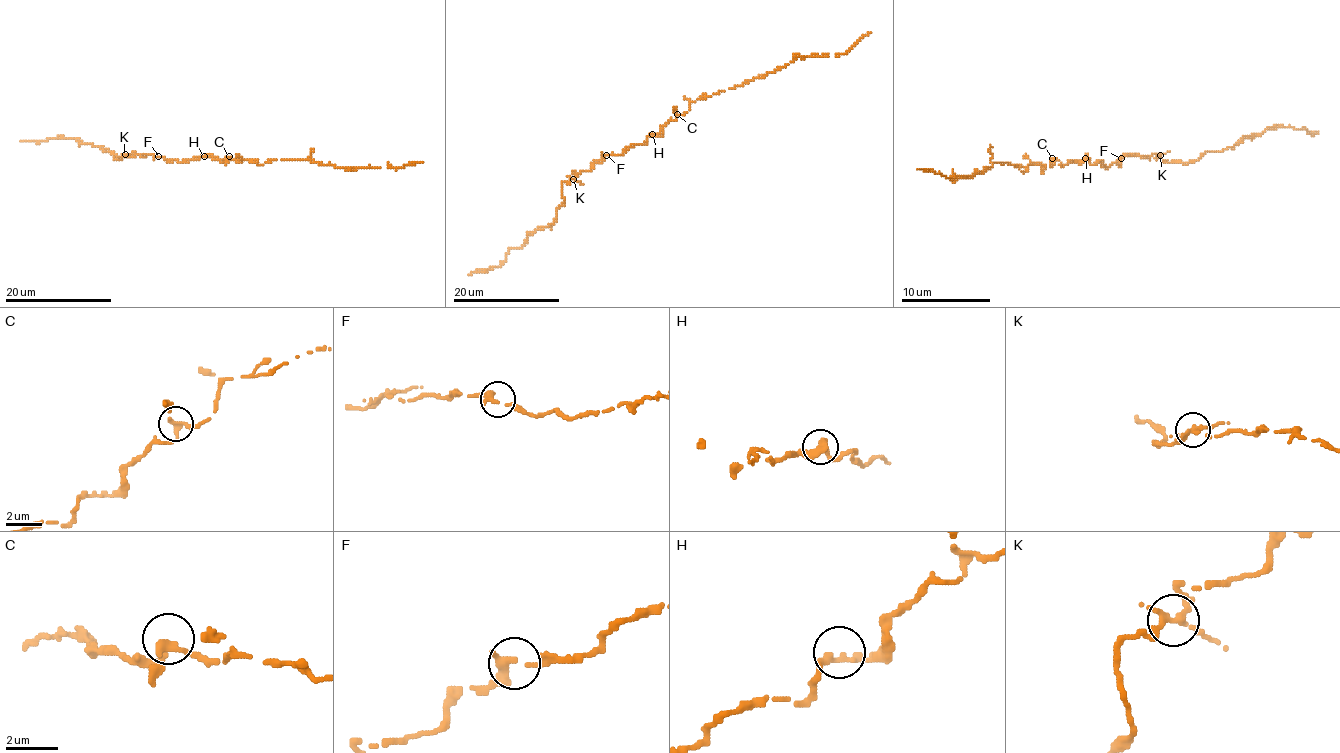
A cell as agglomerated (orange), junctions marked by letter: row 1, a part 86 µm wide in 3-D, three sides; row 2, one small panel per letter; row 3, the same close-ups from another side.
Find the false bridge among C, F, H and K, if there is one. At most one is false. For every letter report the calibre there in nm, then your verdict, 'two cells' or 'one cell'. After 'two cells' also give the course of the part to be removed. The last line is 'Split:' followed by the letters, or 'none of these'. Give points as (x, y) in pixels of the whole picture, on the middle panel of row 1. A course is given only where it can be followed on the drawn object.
C: 220 nm | one cell
F: 300 nm | one cell
H: 240 nm | one cell
K: 240 nm | one cell
Split: none of these

